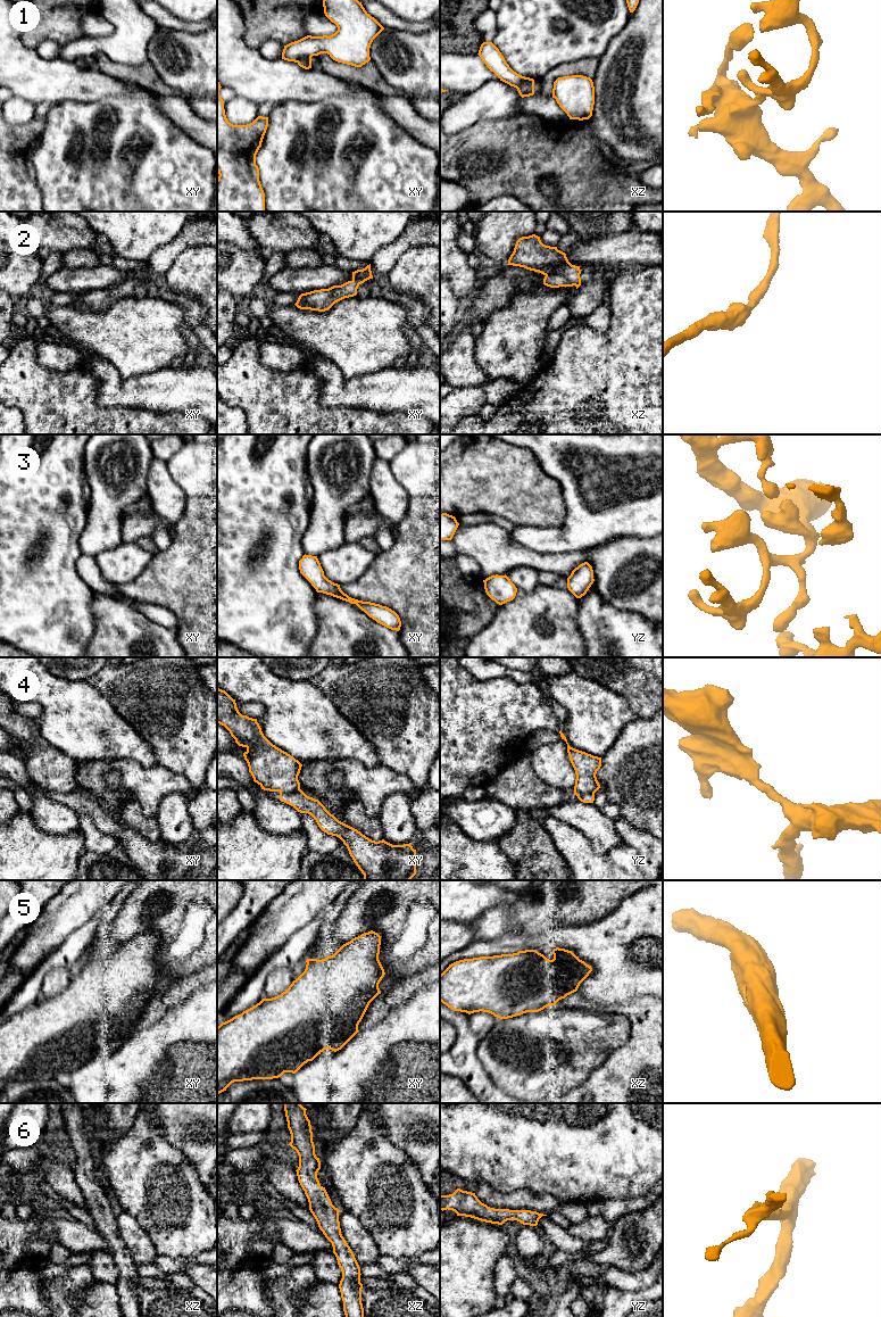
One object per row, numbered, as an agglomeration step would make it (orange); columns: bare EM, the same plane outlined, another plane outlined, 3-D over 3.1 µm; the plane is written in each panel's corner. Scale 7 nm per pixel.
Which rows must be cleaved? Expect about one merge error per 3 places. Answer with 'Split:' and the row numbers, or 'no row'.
Split: 1, 4

